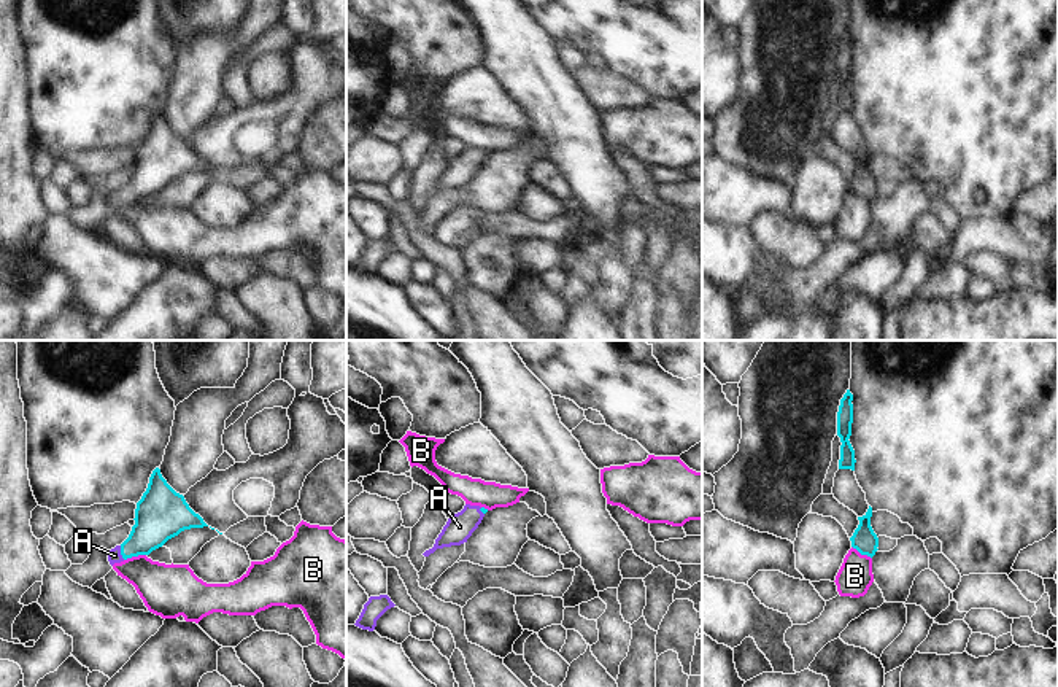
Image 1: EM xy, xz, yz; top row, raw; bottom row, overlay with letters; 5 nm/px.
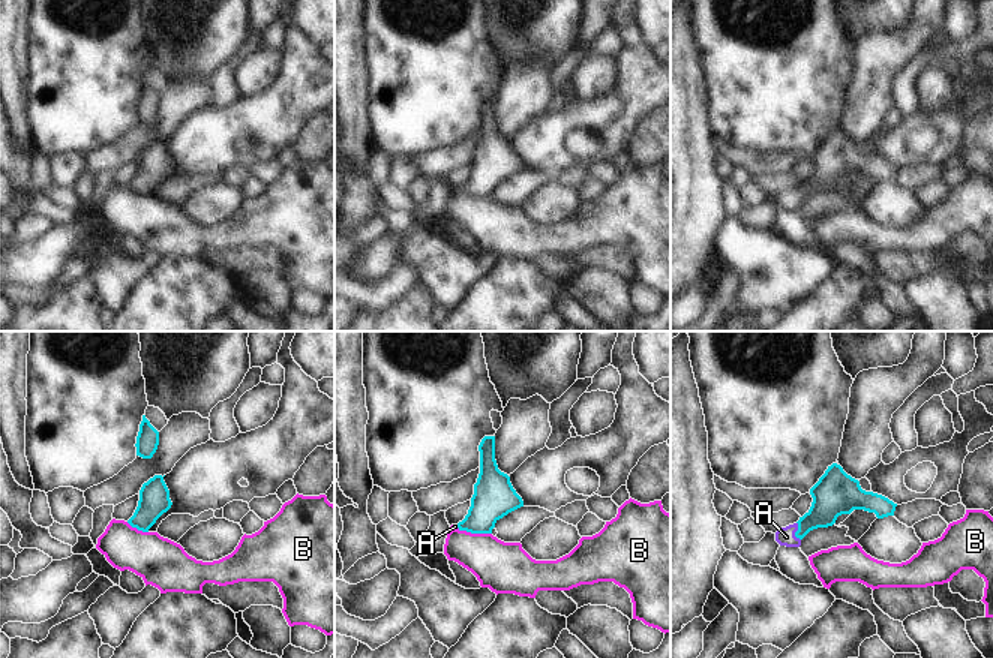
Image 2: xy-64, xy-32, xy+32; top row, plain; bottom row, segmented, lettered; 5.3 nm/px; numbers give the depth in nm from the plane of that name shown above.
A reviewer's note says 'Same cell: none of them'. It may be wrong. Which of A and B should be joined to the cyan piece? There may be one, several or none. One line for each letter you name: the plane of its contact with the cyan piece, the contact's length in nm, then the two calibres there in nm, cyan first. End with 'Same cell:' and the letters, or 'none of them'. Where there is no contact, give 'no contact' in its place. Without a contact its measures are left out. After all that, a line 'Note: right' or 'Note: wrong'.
A: contact in xy; length 80 nm; calibres 240 and 70 nm
Same cell: A
Note: wrong

